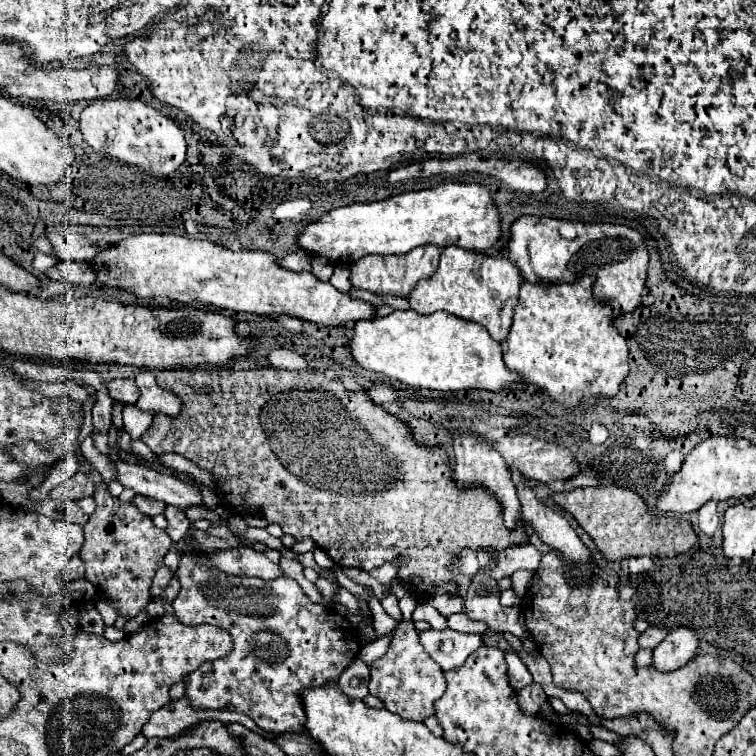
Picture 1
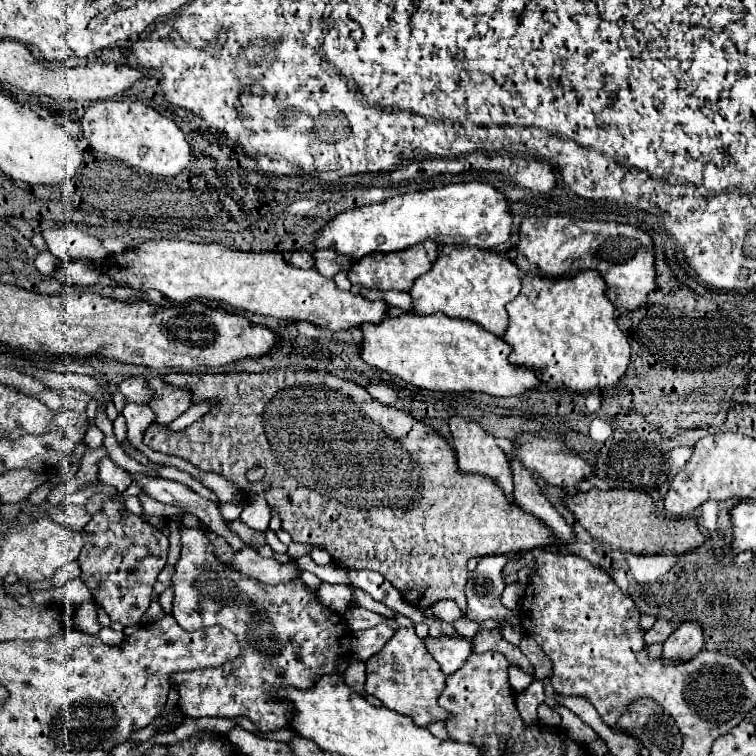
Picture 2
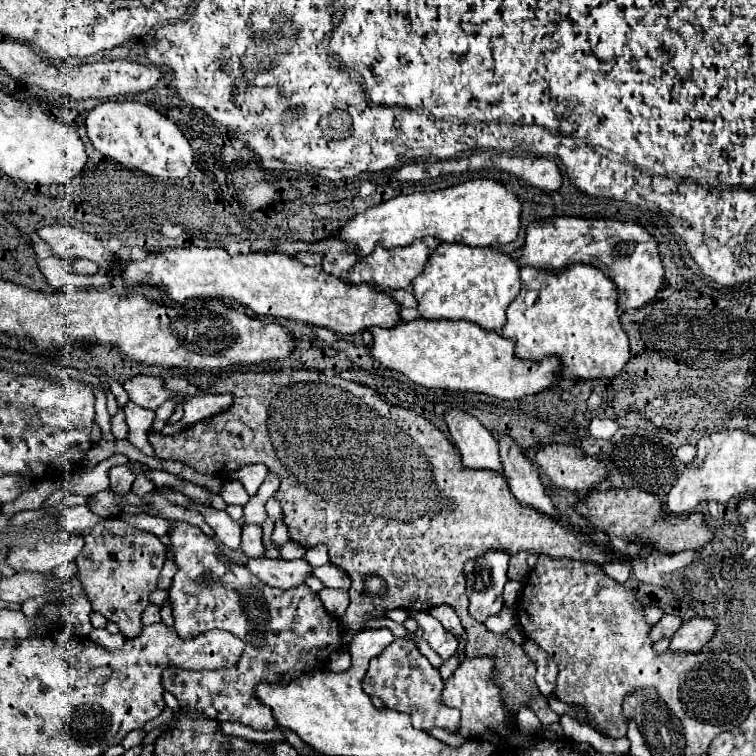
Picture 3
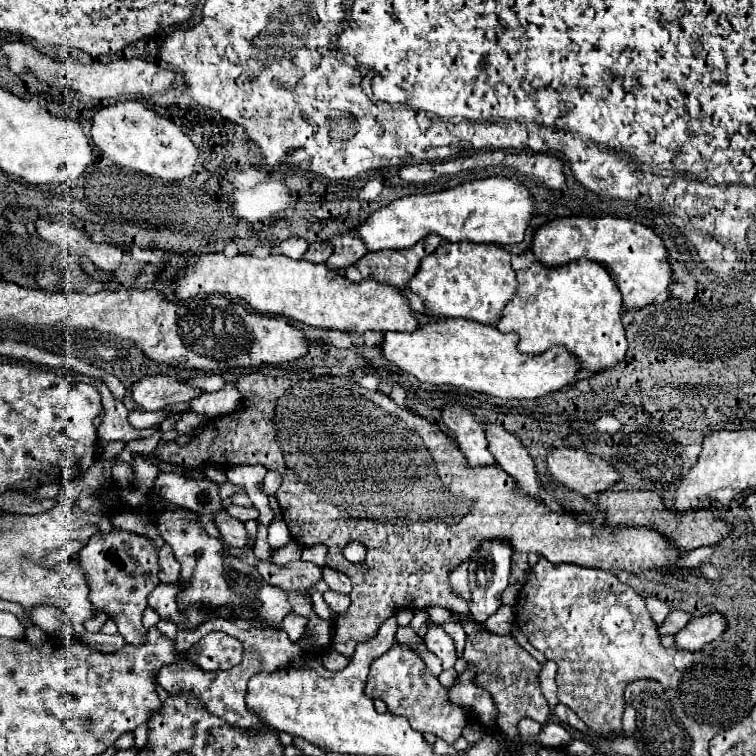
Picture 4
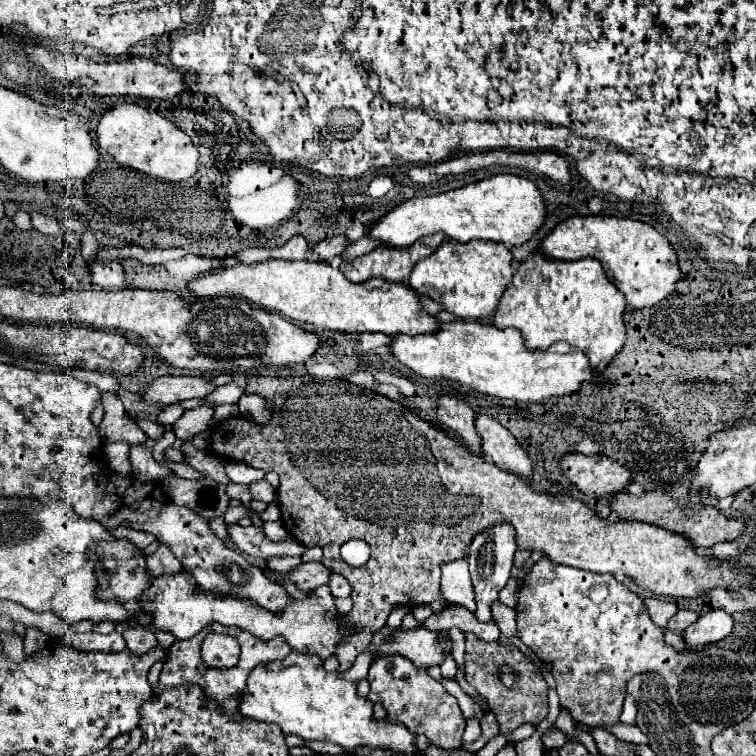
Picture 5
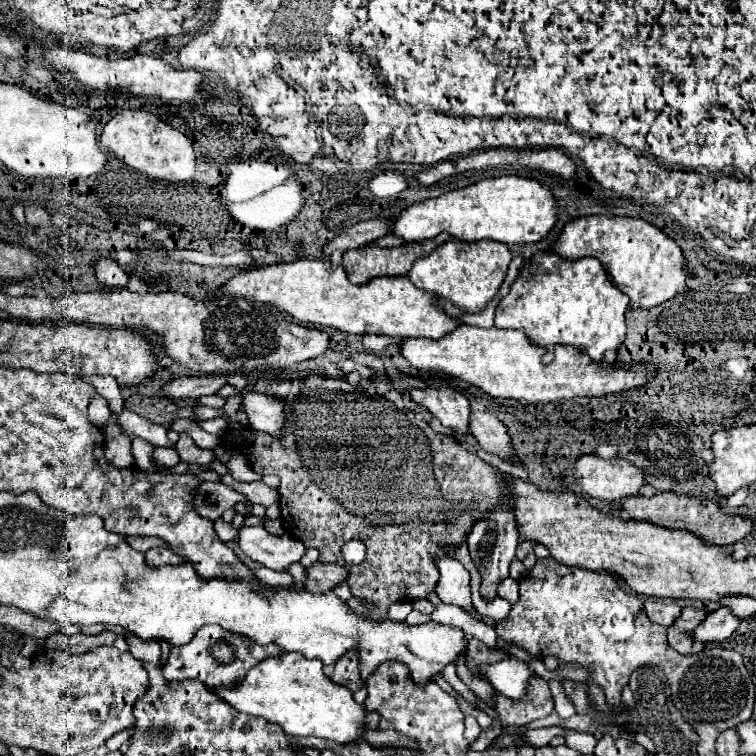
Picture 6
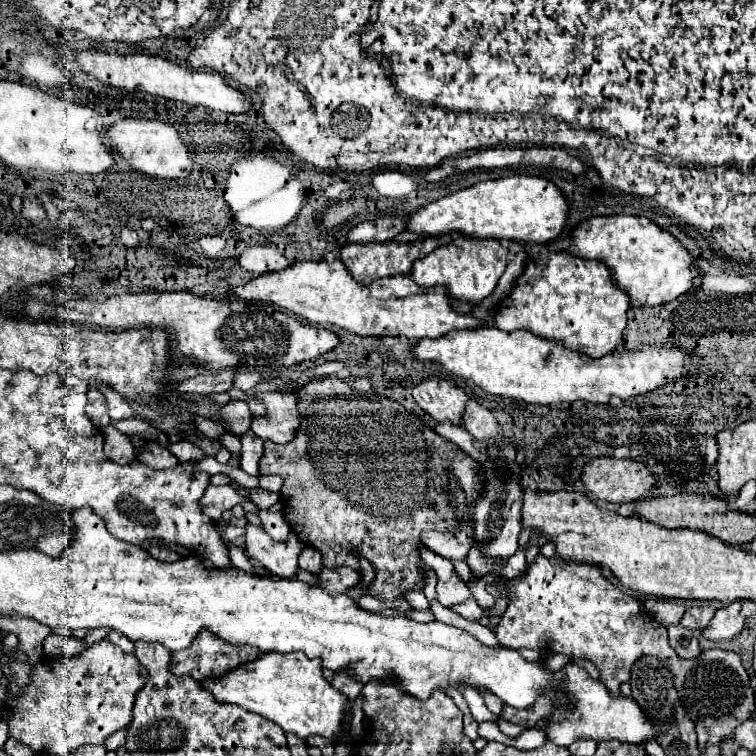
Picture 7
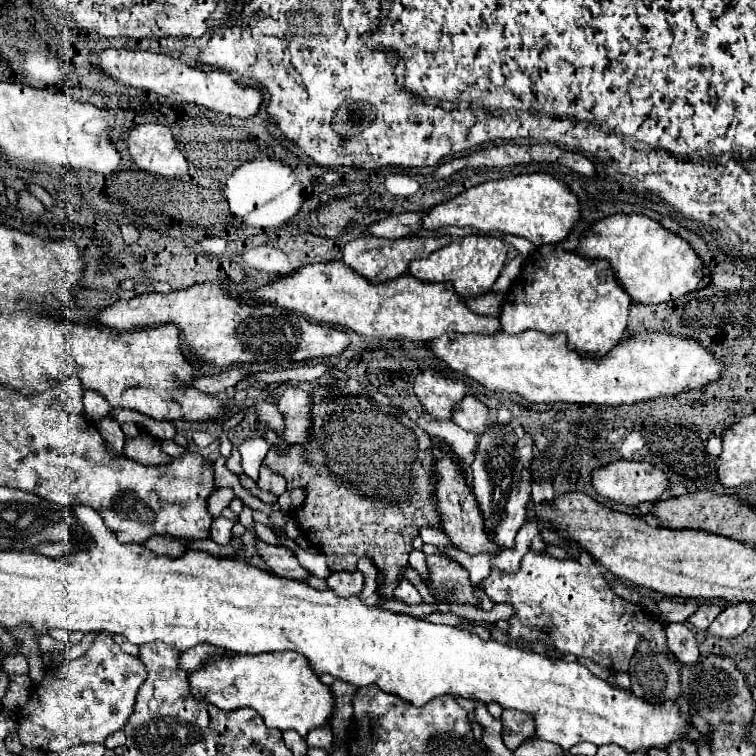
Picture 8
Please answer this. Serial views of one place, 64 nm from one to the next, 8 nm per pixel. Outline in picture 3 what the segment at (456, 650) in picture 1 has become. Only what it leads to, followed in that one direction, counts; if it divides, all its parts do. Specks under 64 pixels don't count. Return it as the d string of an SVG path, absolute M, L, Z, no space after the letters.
M456 652L454 656L442 660L442 664L440 664L440 674L442 674L442 678L446 680L448 676L452 676L458 666L460 666L460 654L458 654L458 652Z

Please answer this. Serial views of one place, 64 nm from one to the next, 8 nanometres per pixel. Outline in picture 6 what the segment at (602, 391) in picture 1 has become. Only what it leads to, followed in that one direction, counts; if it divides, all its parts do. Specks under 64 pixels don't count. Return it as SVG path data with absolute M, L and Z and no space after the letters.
M536 252L520 270L518 278L514 280L514 284L510 286L510 292L500 300L500 304L496 306L496 326L498 328L520 328L526 332L526 336L530 338L532 344L536 346L544 346L544 348L552 348L554 344L572 344L580 350L586 350L586 354L594 360L594 362L600 362L608 350L616 350L622 342L624 342L624 336L626 336L626 324L624 324L624 312L628 308L628 296L622 294L614 284L612 280L608 278L608 272L602 270L602 264L596 260L596 258L582 258L582 260L564 260L560 258L558 254L554 252Z

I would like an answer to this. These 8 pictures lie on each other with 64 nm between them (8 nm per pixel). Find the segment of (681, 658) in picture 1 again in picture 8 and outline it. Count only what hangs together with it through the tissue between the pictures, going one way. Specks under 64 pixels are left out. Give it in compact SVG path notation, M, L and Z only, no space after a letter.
M744 602L732 604L716 616L716 620L708 628L708 634L718 638L736 638L748 628L750 620L752 620L750 604L744 604Z

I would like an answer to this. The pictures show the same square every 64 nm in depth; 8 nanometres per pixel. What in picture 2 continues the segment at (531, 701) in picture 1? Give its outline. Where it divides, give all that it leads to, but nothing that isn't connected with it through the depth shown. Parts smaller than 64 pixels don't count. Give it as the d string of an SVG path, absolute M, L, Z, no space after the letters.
M534 680L534 686L528 686L524 692L518 692L515 696L517 710L525 724L537 724L539 722L538 704L544 702L544 688L538 680Z

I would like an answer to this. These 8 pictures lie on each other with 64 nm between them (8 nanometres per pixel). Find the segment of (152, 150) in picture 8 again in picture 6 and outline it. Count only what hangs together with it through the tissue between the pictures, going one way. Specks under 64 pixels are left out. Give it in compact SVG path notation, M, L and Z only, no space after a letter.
M124 108L122 114L112 116L100 136L104 150L112 152L120 162L126 162L130 168L162 180L190 180L196 170L196 154L188 136L160 120L158 116L146 110Z

